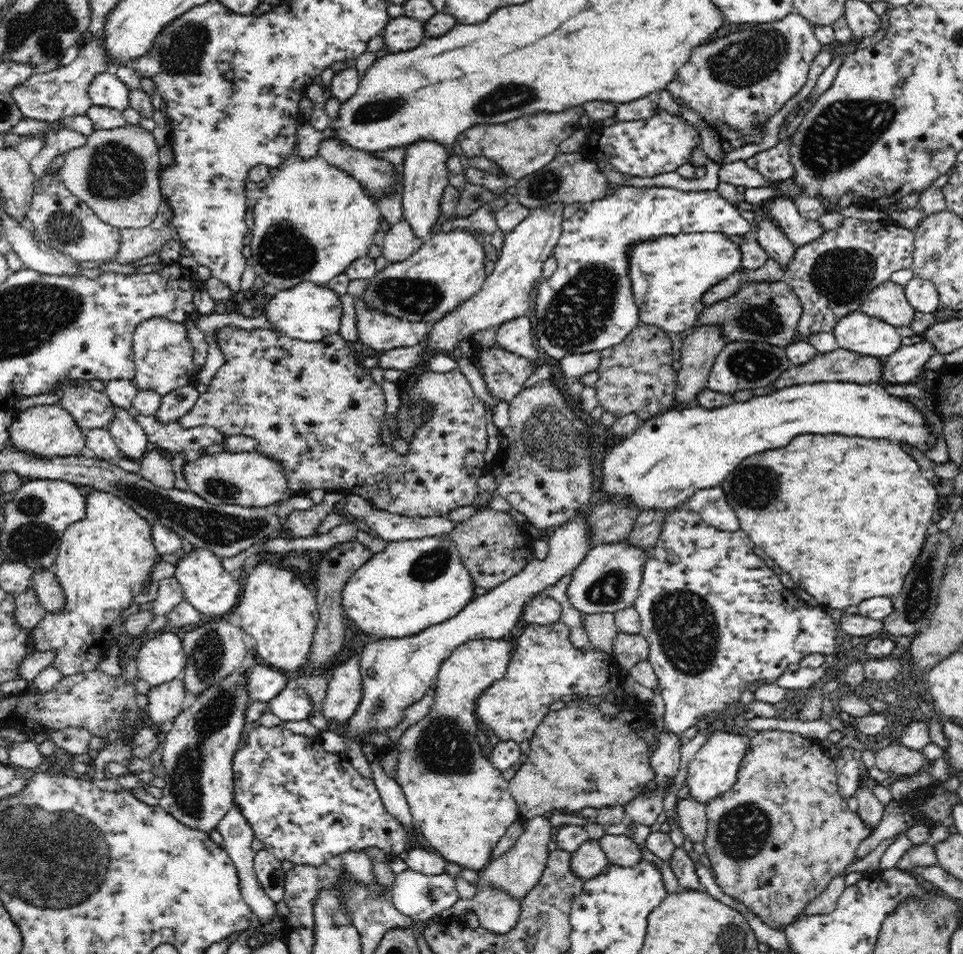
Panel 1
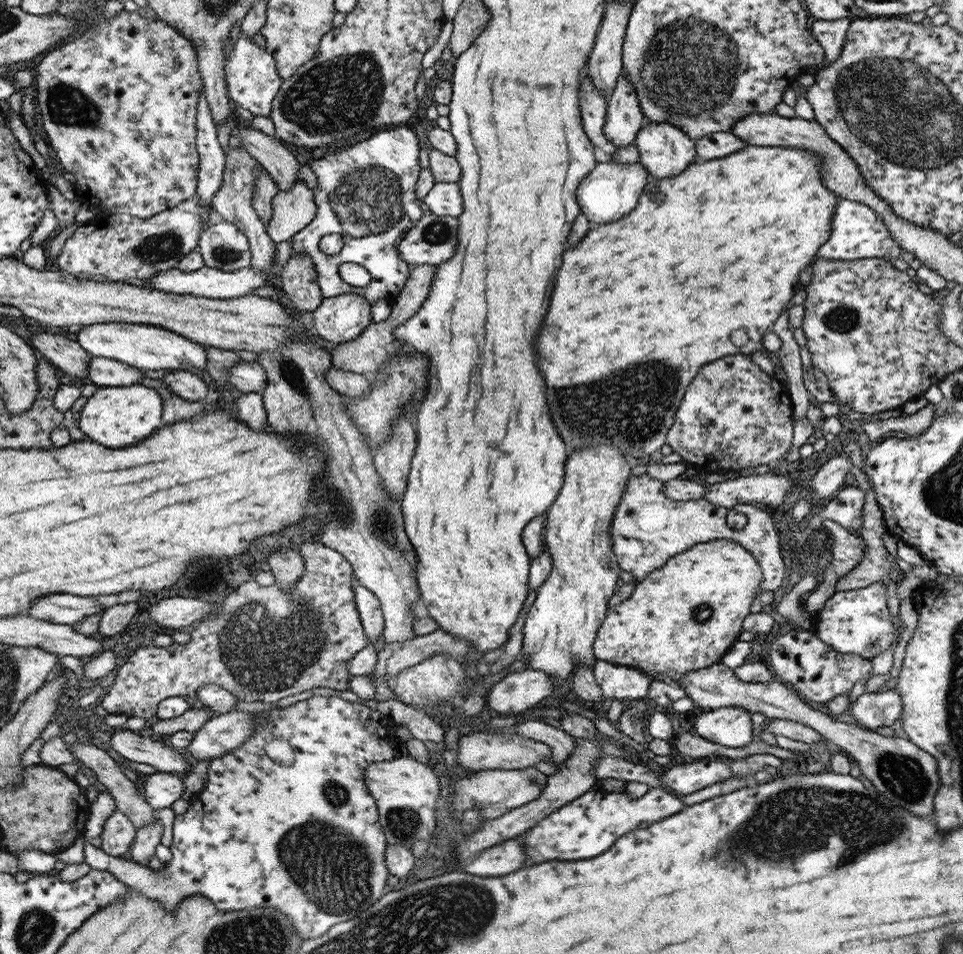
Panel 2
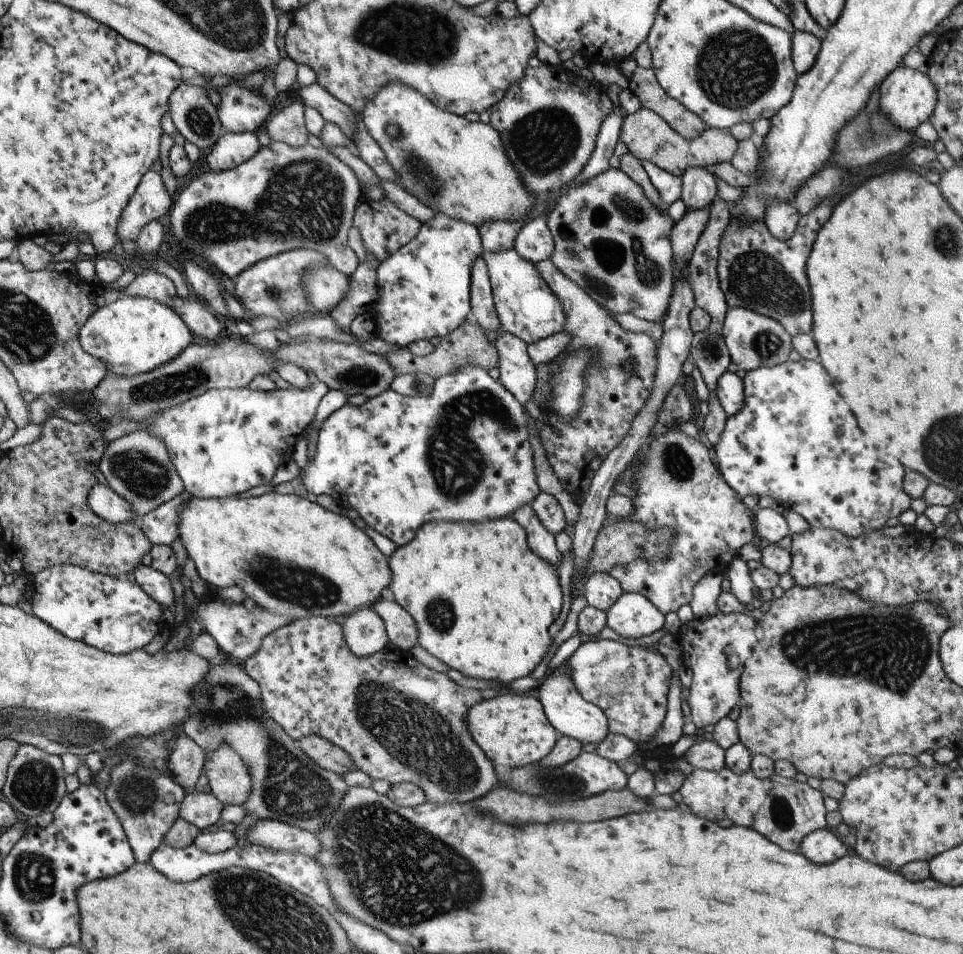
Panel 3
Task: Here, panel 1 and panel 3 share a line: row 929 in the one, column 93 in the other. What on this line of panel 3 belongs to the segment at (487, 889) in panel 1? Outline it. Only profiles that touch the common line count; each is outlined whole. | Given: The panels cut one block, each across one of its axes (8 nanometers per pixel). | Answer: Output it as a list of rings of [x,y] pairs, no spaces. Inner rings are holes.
[[[100,483],[98,486],[94,486],[93,492],[90,493],[89,504],[101,518],[108,522],[137,523],[137,517],[132,506],[108,486],[103,486]]]

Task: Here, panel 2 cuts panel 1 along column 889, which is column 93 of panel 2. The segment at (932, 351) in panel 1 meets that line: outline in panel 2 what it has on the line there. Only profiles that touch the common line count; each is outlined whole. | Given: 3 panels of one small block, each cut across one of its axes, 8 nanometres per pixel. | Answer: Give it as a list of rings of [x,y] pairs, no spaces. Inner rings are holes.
[[[91,356],[89,376],[97,387],[141,385],[145,371],[110,358]]]

